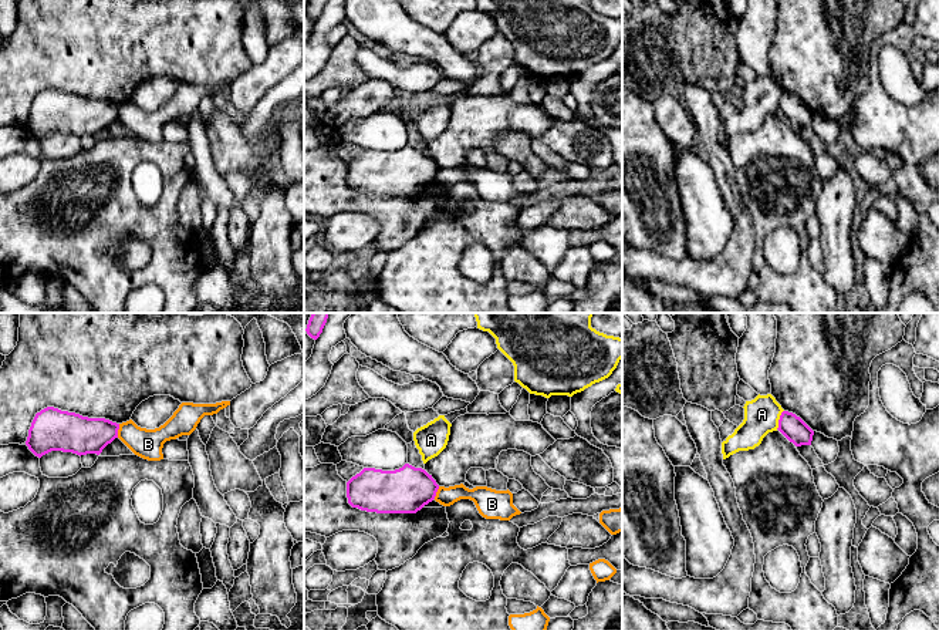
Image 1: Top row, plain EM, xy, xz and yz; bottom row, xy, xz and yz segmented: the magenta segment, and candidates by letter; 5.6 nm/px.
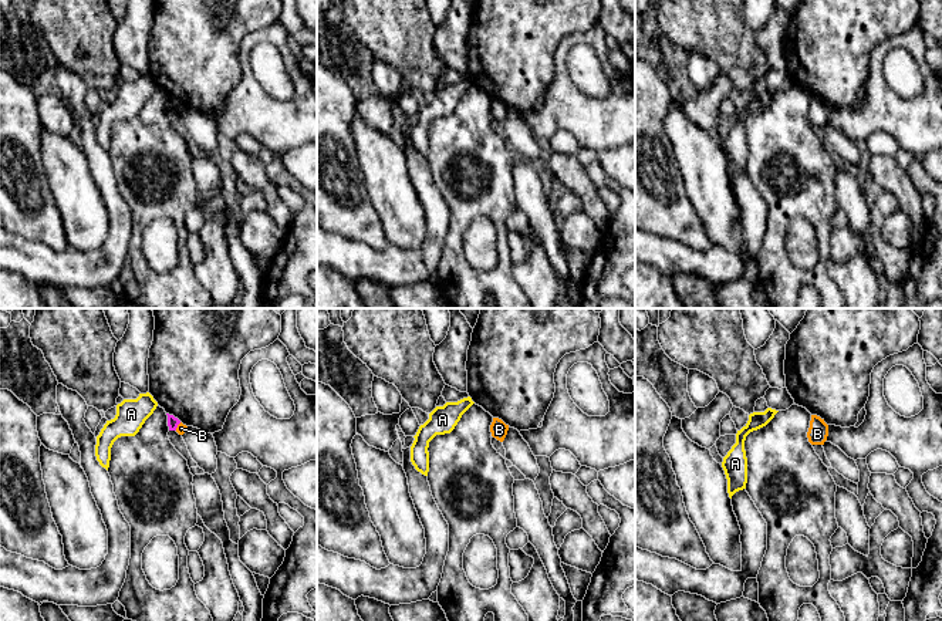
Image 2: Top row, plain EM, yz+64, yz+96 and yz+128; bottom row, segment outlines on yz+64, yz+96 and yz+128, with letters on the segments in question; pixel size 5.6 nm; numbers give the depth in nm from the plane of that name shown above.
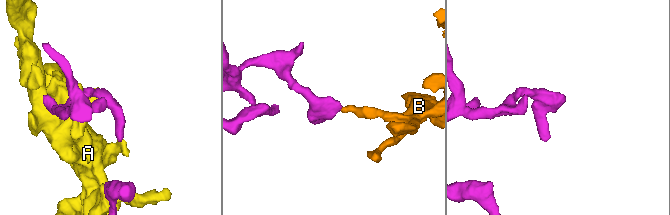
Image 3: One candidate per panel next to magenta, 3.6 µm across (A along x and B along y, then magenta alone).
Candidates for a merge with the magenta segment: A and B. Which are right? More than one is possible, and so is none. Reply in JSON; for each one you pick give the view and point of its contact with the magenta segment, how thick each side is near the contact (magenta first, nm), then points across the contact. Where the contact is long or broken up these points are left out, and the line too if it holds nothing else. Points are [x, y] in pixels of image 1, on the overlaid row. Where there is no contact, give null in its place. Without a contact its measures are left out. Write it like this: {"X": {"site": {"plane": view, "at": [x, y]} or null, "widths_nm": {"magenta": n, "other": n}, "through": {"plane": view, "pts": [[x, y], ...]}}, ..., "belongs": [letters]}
{"belongs": []}

